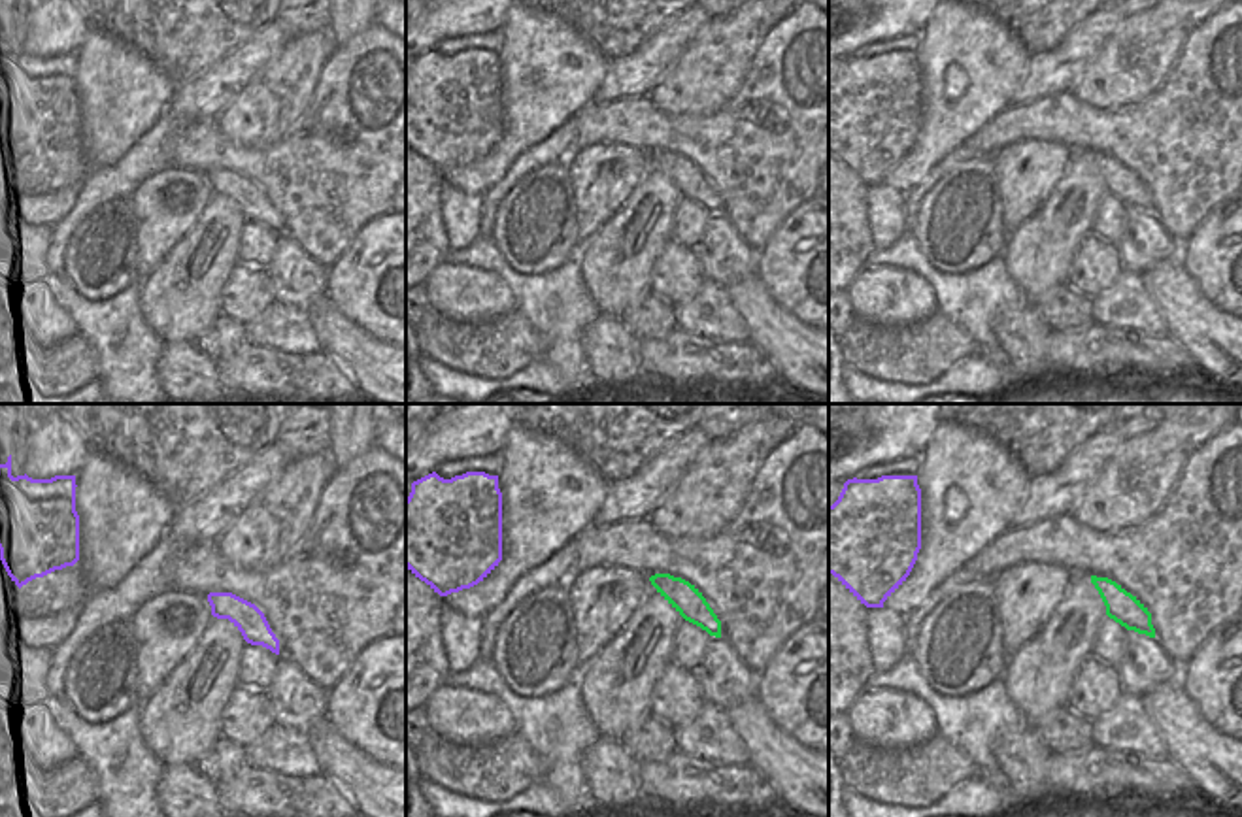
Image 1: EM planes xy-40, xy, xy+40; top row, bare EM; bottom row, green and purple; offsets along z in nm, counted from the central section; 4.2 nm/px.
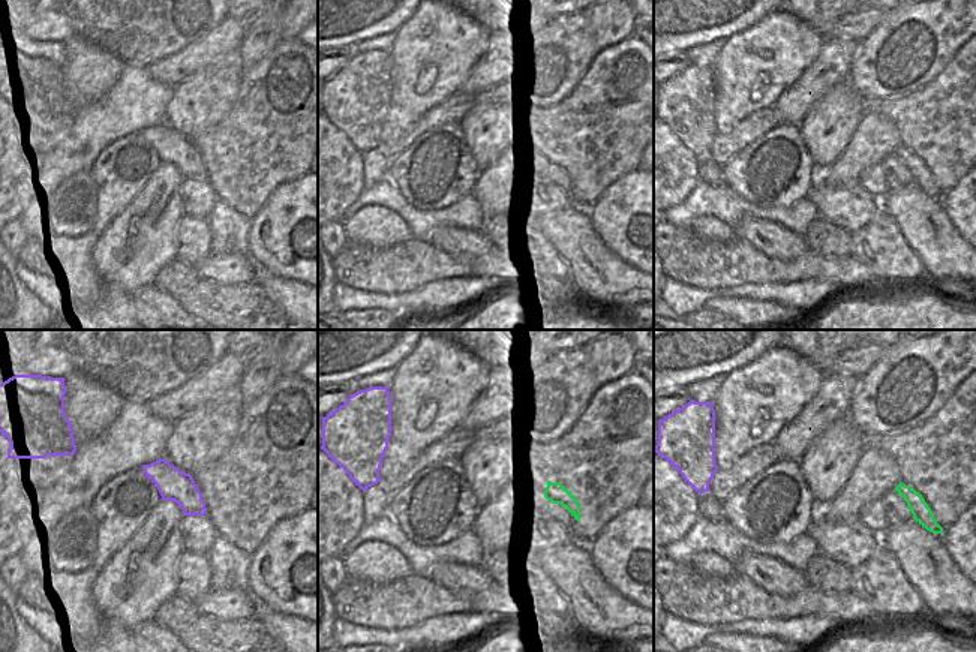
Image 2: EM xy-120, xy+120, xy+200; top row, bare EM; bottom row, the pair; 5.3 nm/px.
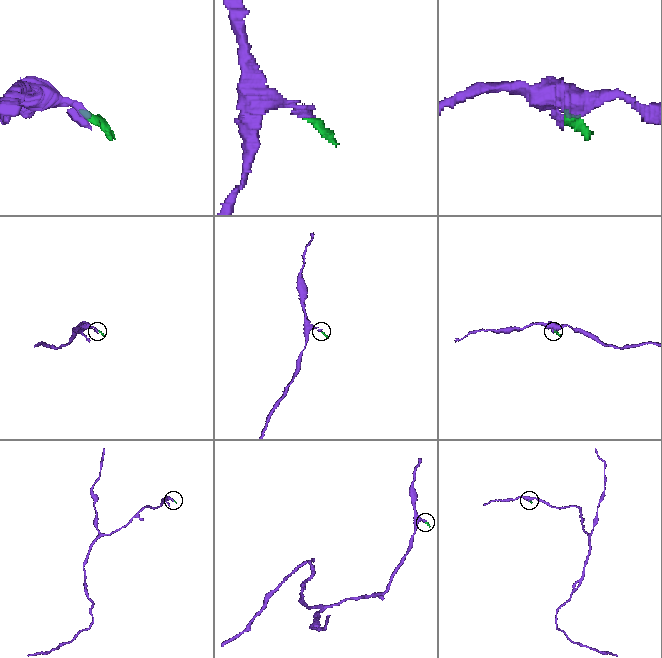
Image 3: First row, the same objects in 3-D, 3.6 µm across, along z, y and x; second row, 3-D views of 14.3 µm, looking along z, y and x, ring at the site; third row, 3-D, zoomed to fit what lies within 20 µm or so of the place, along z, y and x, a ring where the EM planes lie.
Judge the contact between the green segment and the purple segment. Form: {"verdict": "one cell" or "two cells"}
{"verdict": "one cell"}

